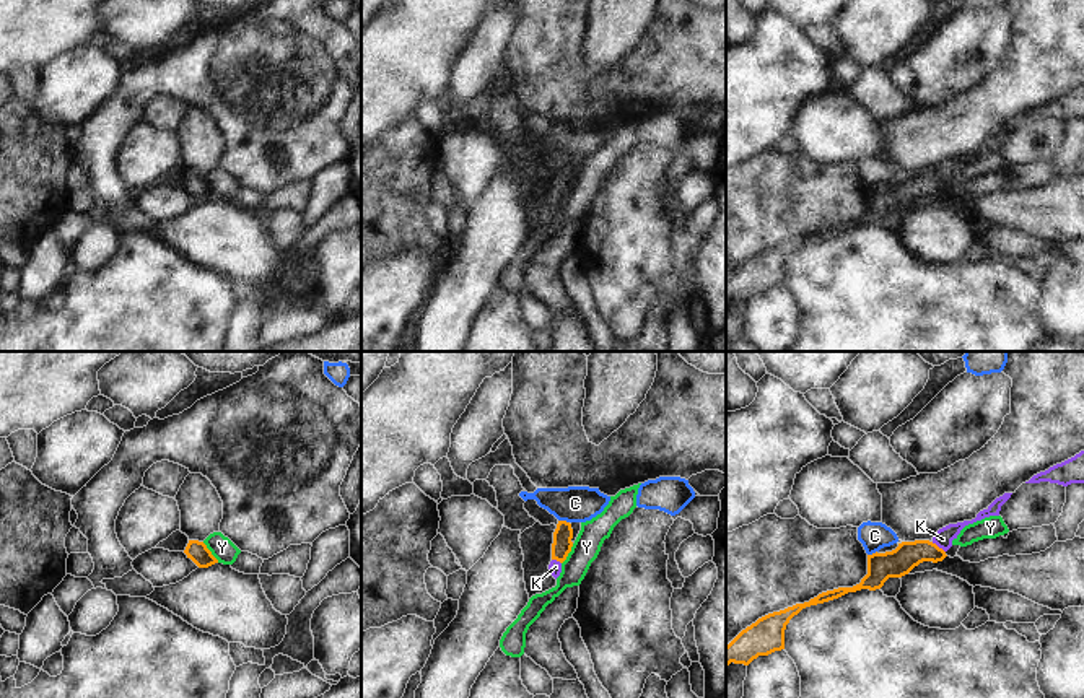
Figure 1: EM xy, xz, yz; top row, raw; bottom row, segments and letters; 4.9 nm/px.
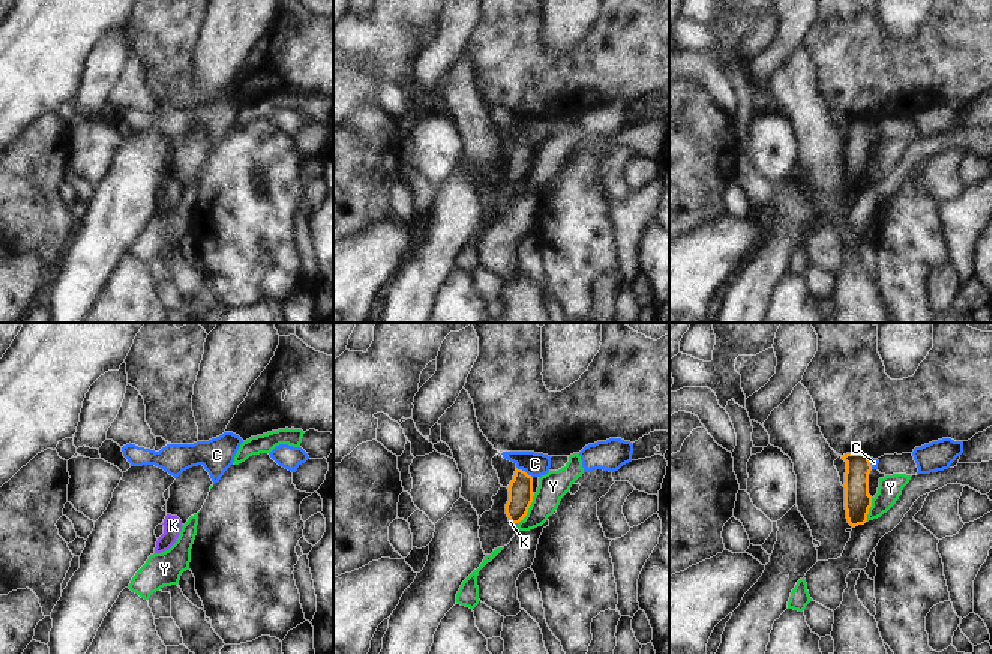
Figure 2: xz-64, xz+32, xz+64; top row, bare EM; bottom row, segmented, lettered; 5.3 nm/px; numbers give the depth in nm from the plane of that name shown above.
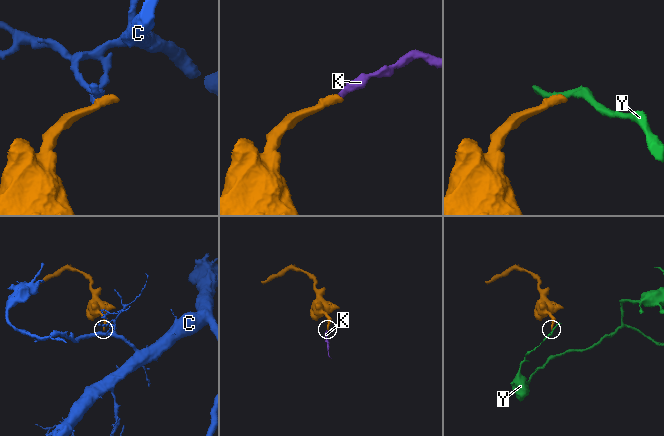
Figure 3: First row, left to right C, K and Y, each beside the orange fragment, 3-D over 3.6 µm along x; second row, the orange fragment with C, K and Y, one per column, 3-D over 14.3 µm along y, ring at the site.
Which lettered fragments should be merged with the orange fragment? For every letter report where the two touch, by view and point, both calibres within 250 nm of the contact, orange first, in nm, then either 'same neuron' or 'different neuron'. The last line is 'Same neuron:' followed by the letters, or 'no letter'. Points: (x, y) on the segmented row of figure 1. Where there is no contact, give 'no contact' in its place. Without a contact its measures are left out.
C: contact xz (563, 521); calibres 100 and 180 nm; different neuron
K: contact yz (936, 545); calibres 140 and 90 nm; same neuron
Y: contact xy (210, 552); calibres 100 and 110 nm; different neuron
Same neuron: K

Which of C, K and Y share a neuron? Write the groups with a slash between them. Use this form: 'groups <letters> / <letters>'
groups C / K / Y

